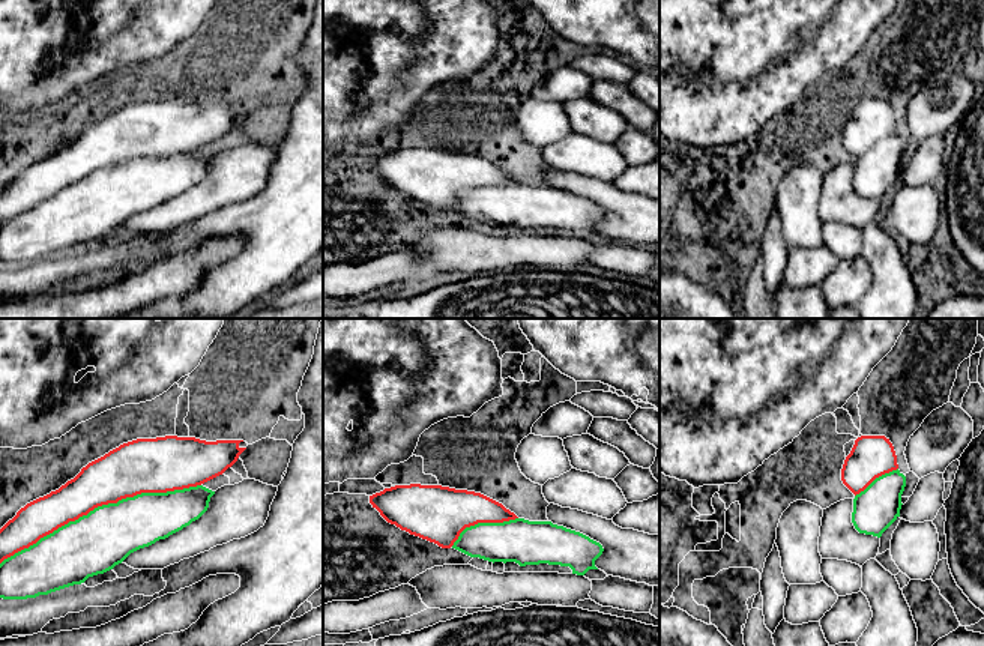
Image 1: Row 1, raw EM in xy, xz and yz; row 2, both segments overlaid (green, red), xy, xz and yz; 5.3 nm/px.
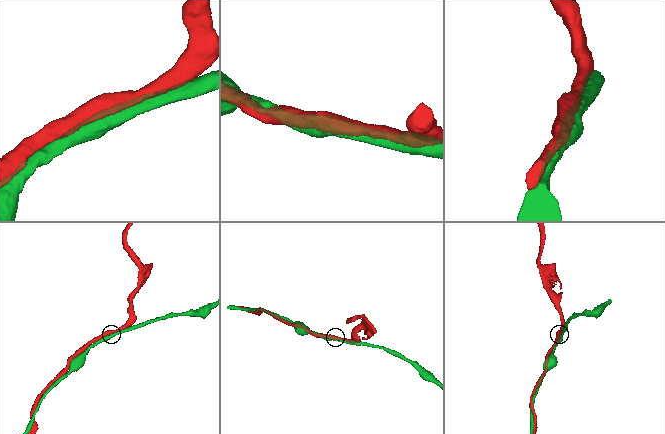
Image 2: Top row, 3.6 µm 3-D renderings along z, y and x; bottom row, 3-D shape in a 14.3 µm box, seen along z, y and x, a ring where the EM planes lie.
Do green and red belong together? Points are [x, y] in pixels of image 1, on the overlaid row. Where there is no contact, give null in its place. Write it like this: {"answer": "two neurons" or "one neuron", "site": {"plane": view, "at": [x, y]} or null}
{"answer": "one neuron", "site": {"plane": "xy", "at": [99, 507]}}

